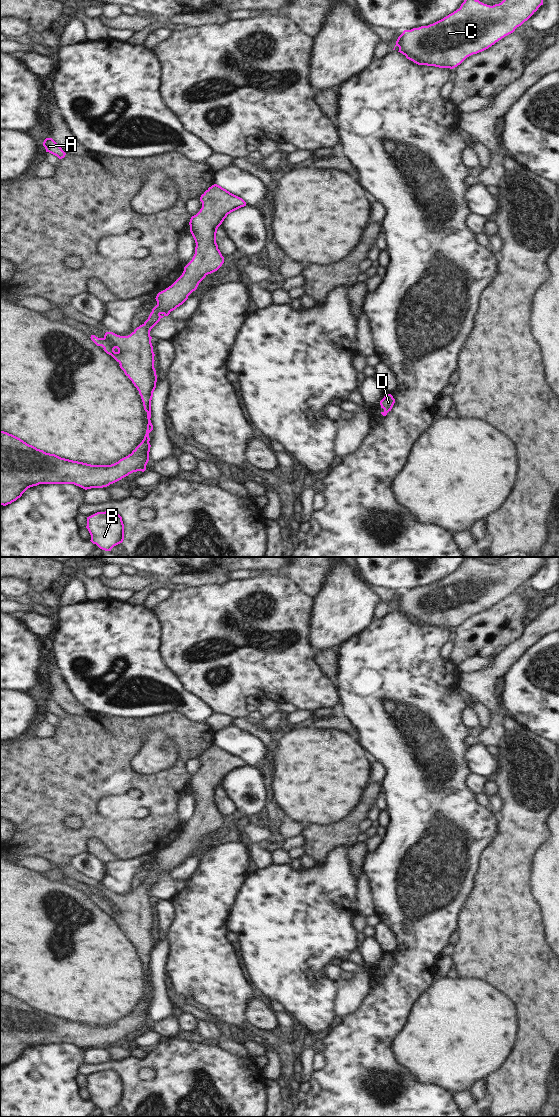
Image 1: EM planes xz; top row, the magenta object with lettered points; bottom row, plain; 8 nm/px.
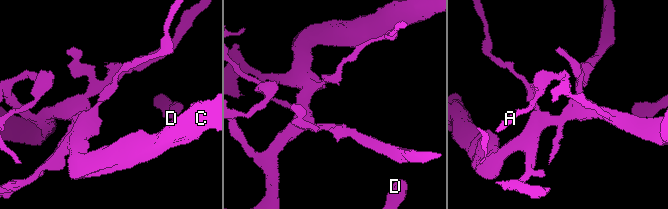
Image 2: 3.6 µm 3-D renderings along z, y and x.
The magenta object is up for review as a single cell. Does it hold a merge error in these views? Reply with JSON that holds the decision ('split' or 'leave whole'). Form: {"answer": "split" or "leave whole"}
{"answer": "leave whole"}

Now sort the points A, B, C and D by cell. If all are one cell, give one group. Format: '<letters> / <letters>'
A B C D

